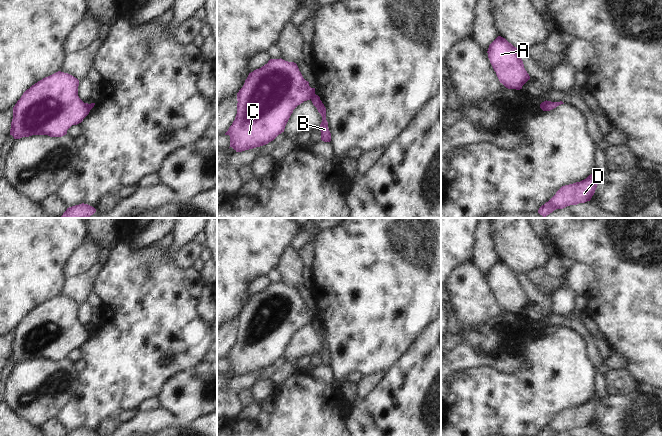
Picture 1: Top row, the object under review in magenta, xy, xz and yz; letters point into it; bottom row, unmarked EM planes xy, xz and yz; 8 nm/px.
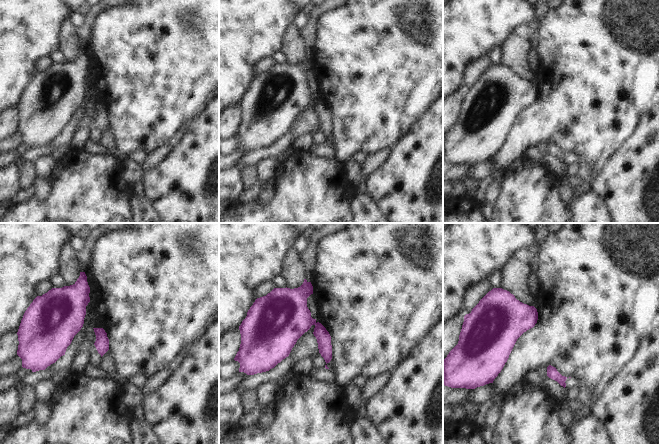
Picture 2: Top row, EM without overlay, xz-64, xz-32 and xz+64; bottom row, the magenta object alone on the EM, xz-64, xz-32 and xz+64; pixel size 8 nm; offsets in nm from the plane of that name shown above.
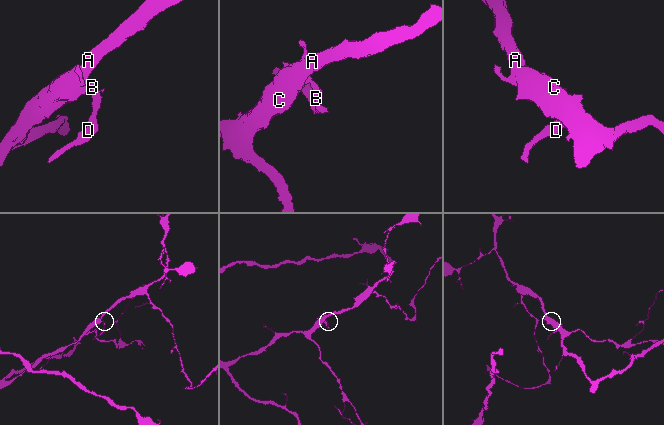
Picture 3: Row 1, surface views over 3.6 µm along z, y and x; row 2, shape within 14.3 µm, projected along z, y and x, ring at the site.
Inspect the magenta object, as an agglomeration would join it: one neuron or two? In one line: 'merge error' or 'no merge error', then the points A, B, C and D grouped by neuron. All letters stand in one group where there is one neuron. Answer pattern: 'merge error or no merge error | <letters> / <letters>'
merge error | A C / B D

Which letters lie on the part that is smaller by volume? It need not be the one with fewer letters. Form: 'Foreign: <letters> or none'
Foreign: B, D

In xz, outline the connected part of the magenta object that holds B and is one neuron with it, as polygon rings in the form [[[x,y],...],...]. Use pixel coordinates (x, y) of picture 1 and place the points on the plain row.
[[[316,318],[311,322],[311,325],[322,340],[322,346],[319,351],[319,353],[321,355],[321,364],[324,366],[330,366],[331,357],[329,355],[328,346],[326,344],[326,332],[324,330],[324,328],[322,327],[322,325],[320,324],[320,321]]]

